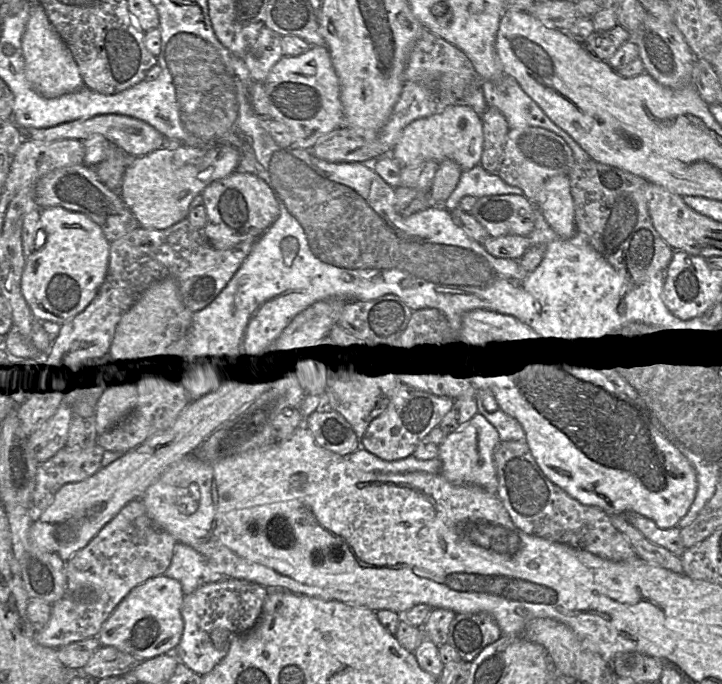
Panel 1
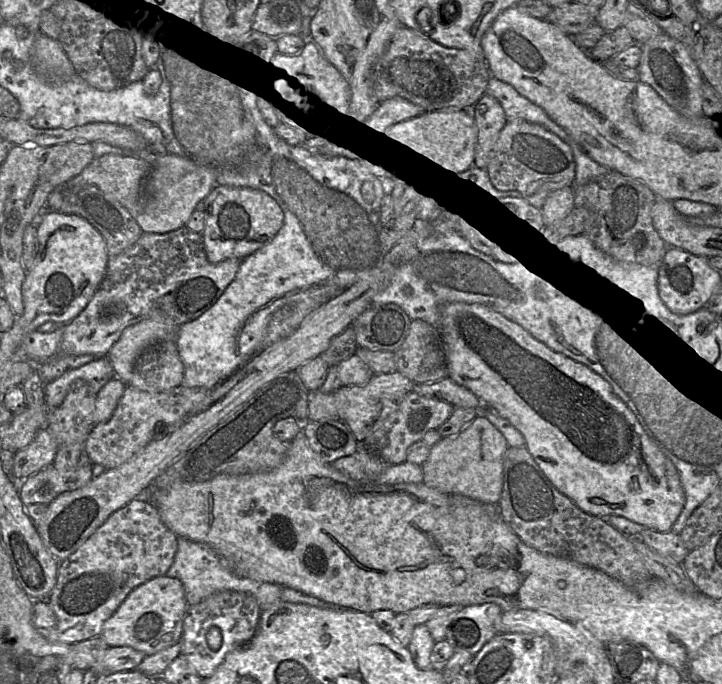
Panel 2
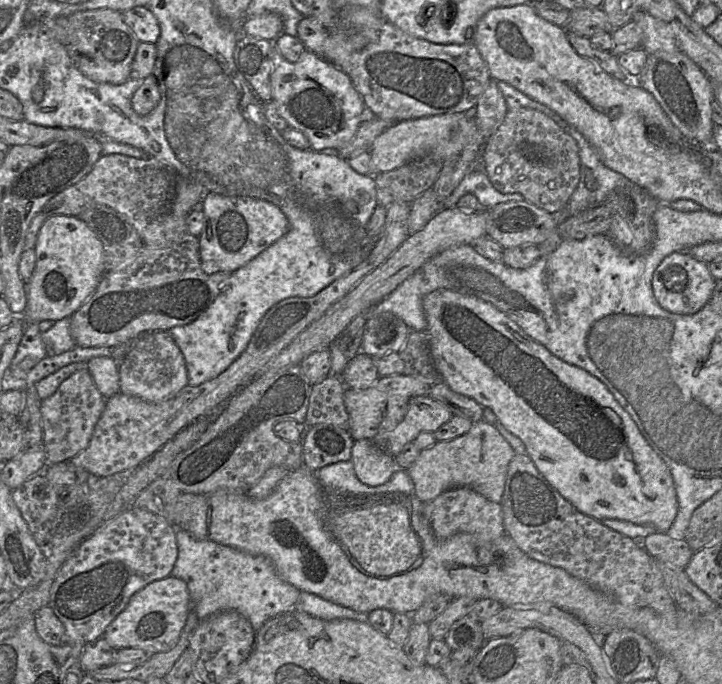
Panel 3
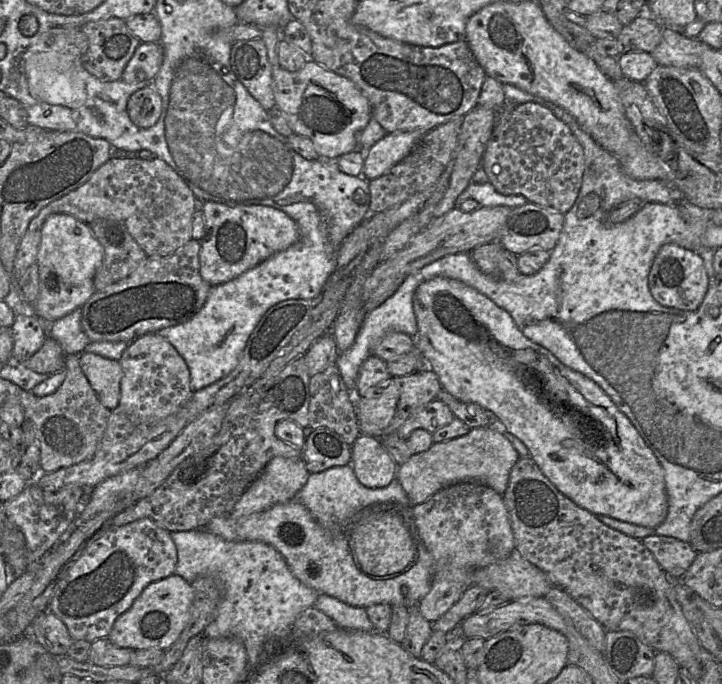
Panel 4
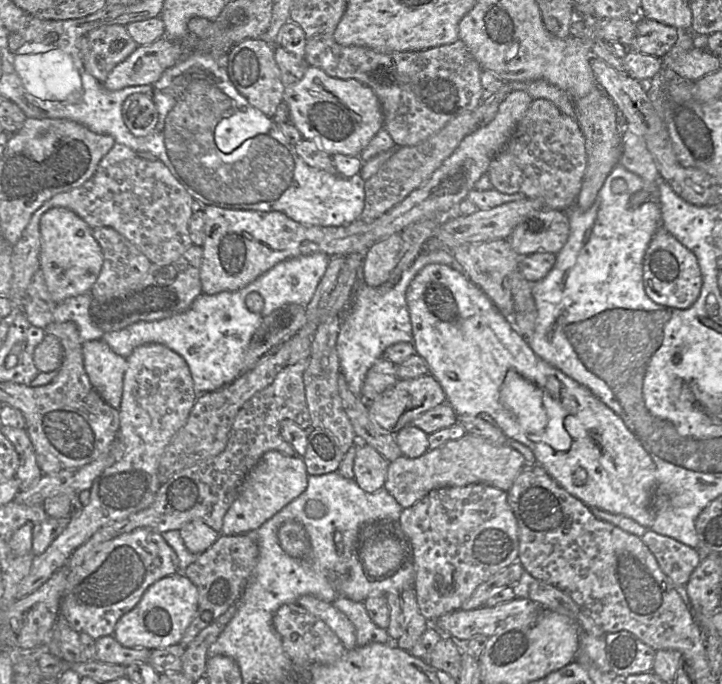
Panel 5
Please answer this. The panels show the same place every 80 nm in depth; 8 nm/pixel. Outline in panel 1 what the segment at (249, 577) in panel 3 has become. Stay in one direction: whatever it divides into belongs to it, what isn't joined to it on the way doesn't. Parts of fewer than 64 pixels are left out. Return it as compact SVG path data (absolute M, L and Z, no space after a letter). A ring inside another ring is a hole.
M178 542L164 575L176 579L181 584L184 595L191 594L204 584L218 582L225 578L195 549Z

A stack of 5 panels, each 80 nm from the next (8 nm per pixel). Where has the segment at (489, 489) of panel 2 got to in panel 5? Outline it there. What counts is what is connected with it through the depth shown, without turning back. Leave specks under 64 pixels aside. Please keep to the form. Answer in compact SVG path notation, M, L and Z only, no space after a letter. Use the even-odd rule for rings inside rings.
M465 433L461 438L449 440L418 458L401 455L389 462L383 487L405 509L420 501L430 491L445 486L489 484L508 491L526 464L523 455L509 445L496 445L477 435Z

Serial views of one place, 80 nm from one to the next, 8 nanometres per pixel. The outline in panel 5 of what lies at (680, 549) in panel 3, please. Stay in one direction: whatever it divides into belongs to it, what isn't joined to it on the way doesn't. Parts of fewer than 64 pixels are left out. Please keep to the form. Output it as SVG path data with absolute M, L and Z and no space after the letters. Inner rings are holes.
M651 530L641 540L653 553L661 570L678 588L687 584L702 559L697 549Z

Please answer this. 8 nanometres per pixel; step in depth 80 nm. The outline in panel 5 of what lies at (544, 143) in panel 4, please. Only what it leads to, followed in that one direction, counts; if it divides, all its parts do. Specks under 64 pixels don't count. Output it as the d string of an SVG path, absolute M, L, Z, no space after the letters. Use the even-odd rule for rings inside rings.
M533 100L515 132L491 161L487 175L493 188L504 194L523 193L527 198L541 199L545 208L567 211L575 204L582 189L587 168L586 140L576 119L562 113L549 100Z

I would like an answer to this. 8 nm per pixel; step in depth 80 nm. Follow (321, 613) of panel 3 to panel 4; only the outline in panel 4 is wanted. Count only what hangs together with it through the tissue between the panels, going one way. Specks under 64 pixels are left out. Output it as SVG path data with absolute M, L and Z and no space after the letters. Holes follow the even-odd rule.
M325 594L318 595L314 607L331 618L340 628L352 631L377 632L368 618L366 608L348 605Z

